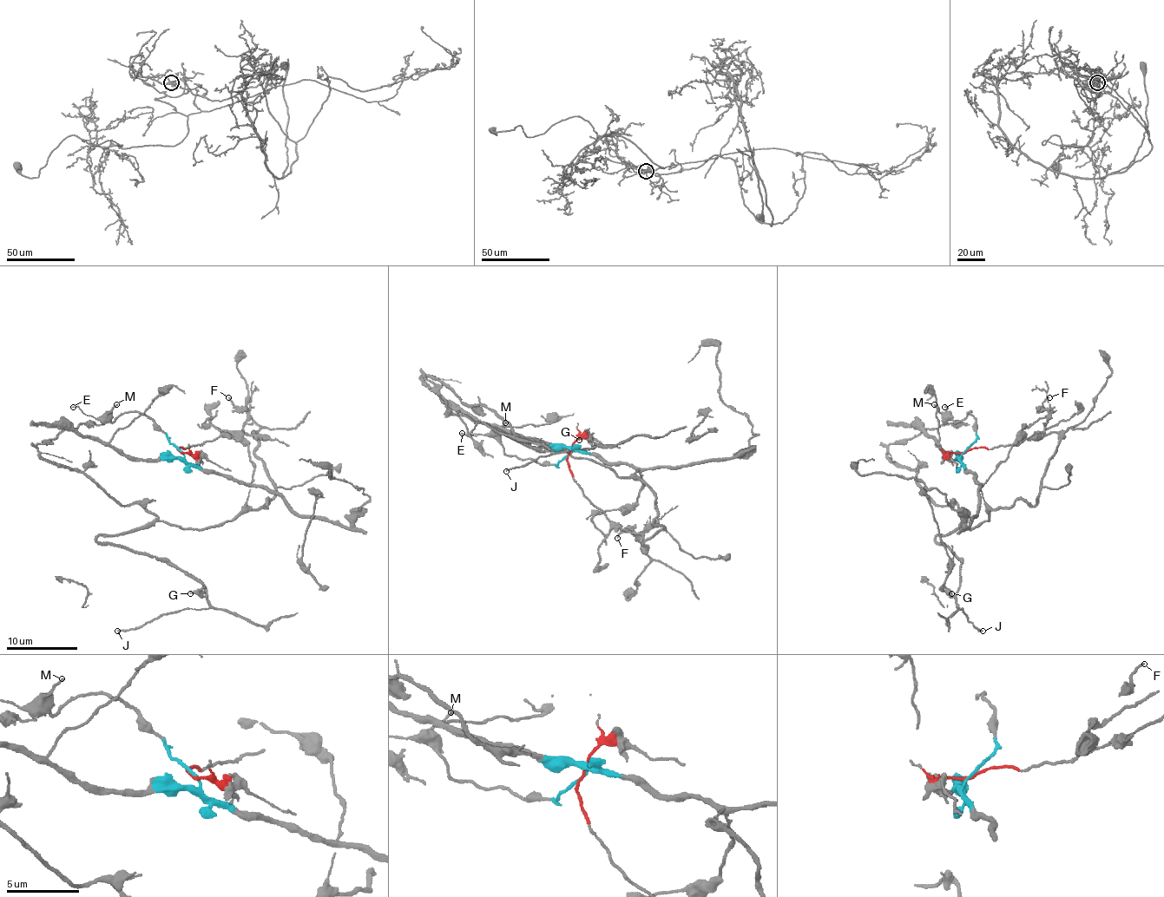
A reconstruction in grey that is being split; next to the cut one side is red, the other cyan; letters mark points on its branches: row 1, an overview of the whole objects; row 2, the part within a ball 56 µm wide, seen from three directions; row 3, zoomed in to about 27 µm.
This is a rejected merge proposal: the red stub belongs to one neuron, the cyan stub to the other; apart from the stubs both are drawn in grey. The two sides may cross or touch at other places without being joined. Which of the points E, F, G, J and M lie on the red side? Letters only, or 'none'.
F, G, J

